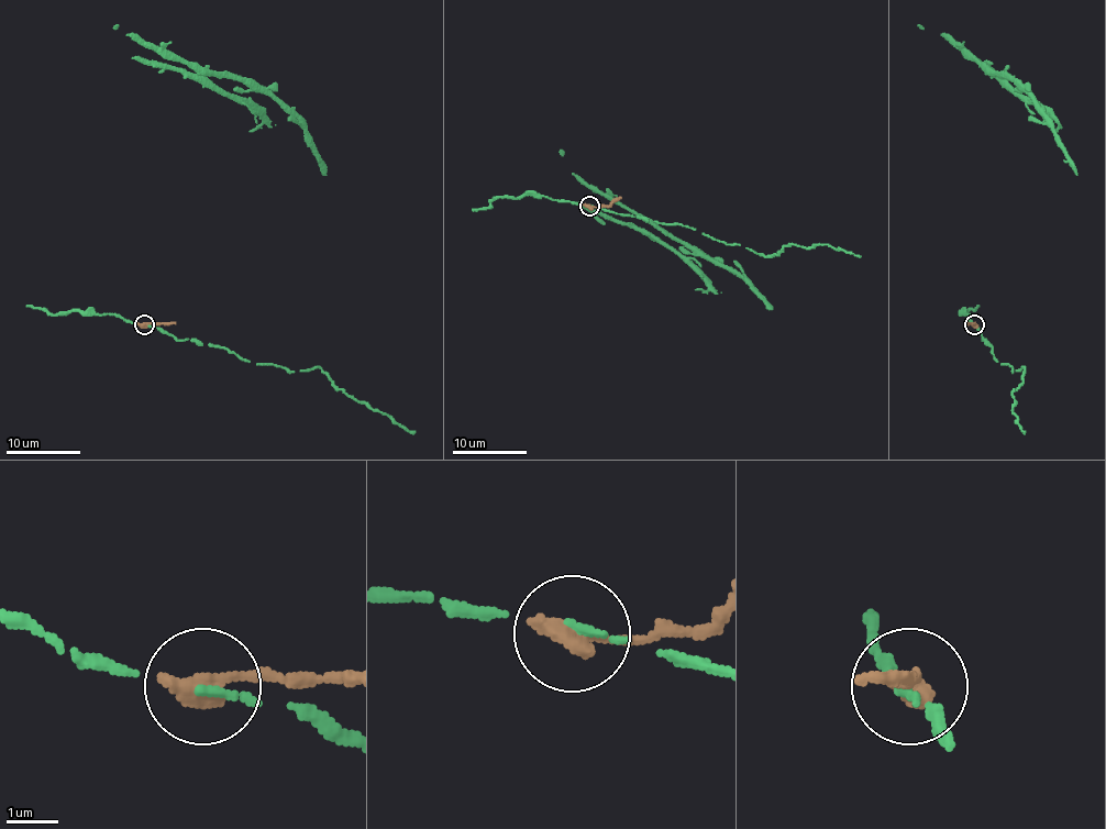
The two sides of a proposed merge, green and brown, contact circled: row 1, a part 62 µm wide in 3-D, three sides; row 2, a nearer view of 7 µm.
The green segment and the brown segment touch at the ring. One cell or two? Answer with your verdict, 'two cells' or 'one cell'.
two cells

